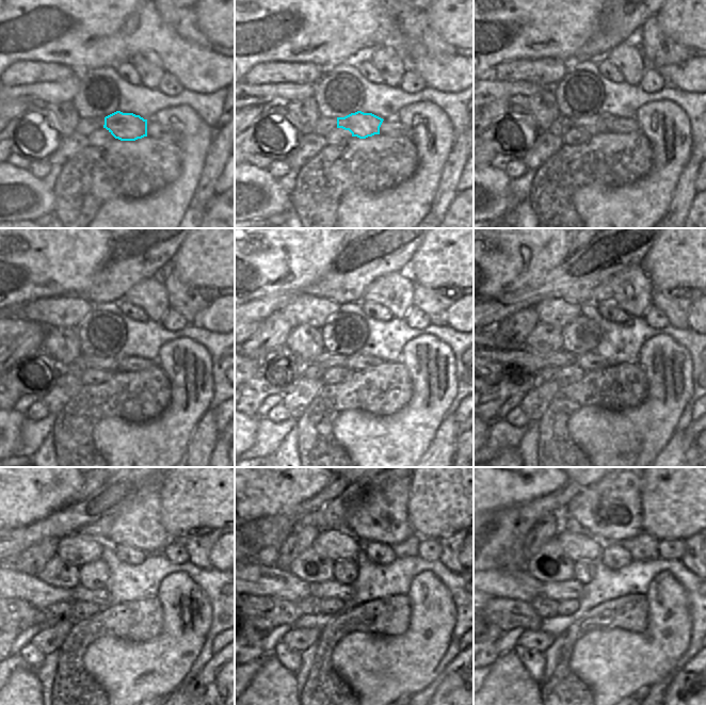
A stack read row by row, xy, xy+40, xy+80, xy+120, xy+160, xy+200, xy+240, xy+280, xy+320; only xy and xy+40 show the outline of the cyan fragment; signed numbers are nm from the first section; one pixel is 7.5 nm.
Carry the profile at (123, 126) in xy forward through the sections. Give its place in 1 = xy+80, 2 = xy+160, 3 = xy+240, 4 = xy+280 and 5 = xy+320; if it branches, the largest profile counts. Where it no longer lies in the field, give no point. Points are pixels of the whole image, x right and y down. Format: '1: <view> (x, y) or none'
1: xy+80 (595, 124)
2: xy+160 (325, 359)
3: xy+240 (21, 582)
4: xy+280 (256, 579)
5: xy+320 (514, 583)

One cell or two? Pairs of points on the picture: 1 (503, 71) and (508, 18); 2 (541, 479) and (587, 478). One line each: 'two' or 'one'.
1: two
2: two

